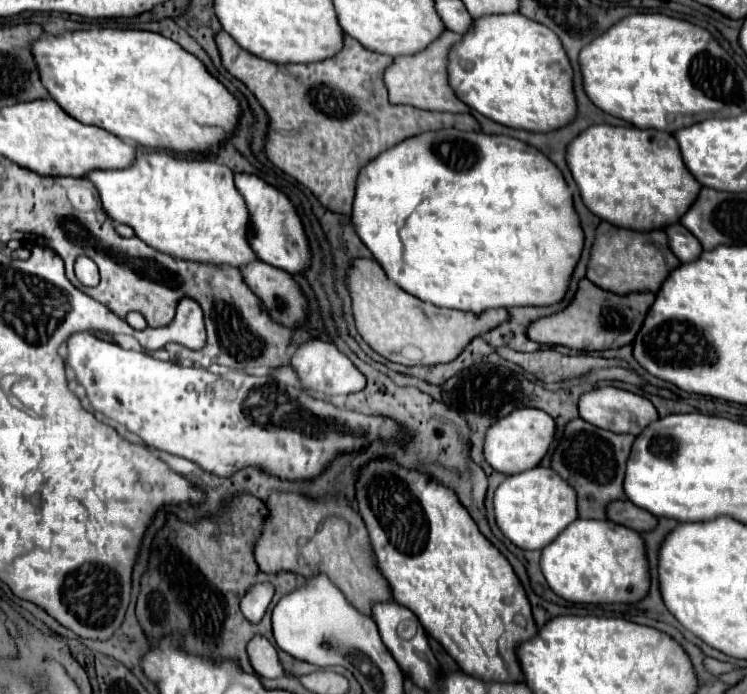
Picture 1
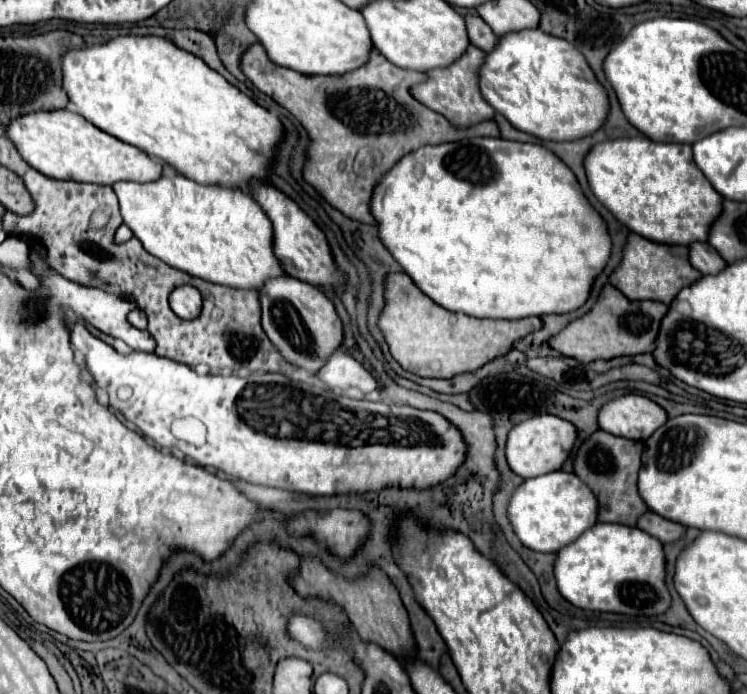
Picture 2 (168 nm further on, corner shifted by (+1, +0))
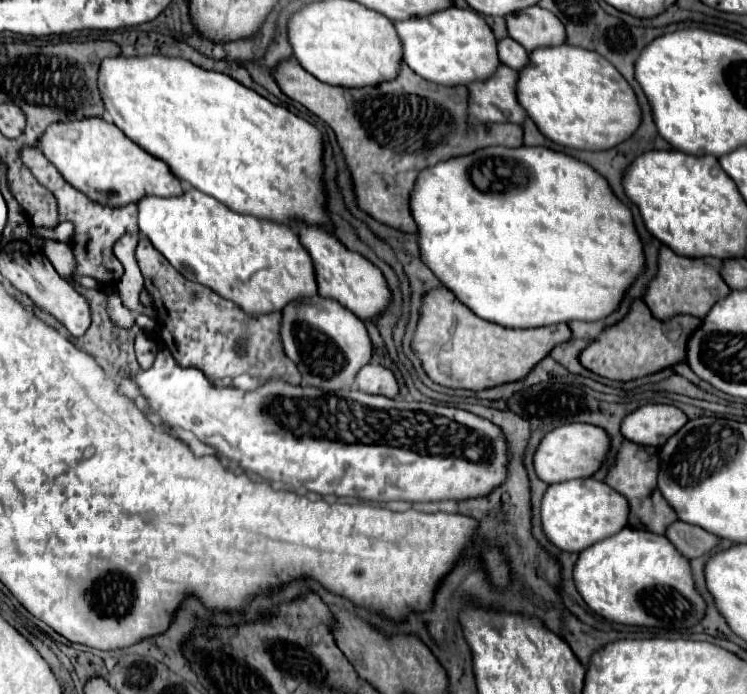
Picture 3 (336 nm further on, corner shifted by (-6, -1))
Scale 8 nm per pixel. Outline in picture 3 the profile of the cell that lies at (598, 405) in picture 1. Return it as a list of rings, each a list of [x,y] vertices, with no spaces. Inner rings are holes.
[[[645,404],[623,418],[621,434],[635,444],[659,448],[685,422],[687,422],[687,416],[675,406]]]

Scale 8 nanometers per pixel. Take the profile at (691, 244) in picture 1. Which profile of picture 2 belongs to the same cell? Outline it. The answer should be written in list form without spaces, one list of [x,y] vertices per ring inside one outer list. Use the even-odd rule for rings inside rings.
[[[708,243],[690,245],[690,261],[692,261],[692,267],[696,267],[704,275],[716,275],[728,267],[728,263]]]

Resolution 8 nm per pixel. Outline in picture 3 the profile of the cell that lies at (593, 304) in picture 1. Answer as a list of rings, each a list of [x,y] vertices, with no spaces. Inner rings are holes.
[[[633,300],[629,312],[621,322],[607,326],[585,350],[581,350],[579,362],[587,370],[603,378],[611,378],[611,380],[641,378],[645,374],[663,370],[671,364],[685,360],[685,342],[691,330],[699,326],[699,322],[701,322],[699,318],[687,314],[675,314],[673,318],[661,322],[649,312],[643,300]]]

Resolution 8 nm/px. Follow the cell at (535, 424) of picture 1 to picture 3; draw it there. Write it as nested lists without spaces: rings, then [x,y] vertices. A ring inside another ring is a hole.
[[[563,424],[557,426],[555,430],[549,430],[535,454],[533,454],[533,466],[535,466],[535,474],[547,482],[563,482],[563,480],[573,480],[573,478],[589,478],[603,462],[605,454],[609,450],[609,438],[605,434],[605,430],[601,430],[599,426],[593,424]]]

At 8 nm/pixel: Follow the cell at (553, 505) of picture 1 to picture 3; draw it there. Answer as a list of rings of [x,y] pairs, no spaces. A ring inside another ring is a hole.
[[[593,478],[551,484],[541,498],[541,526],[551,544],[565,552],[581,552],[587,546],[627,526],[627,500]]]

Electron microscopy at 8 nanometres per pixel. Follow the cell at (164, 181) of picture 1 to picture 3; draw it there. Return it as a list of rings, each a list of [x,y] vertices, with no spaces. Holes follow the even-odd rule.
[[[185,188],[181,196],[171,198],[145,196],[137,202],[137,208],[139,208],[137,216],[139,232],[151,240],[151,244],[169,260],[169,264],[179,274],[183,274],[193,282],[209,286],[227,300],[233,300],[249,316],[281,312],[287,302],[317,294],[311,258],[299,244],[295,230],[287,224],[275,224],[271,220],[255,218],[251,214],[239,214],[197,188]]]

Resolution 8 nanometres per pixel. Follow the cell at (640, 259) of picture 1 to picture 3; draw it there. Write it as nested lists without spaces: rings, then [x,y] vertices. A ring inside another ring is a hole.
[[[661,246],[657,256],[657,274],[649,282],[643,300],[659,320],[667,320],[673,314],[691,314],[703,318],[717,300],[731,292],[731,288],[719,276],[719,268],[719,258],[687,258],[675,254],[667,246]]]

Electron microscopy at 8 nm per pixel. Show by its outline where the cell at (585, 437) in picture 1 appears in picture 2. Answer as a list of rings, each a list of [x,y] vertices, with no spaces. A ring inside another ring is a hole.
[[[596,431],[588,441],[584,441],[574,459],[574,473],[588,483],[588,487],[598,497],[598,521],[622,523],[636,527],[640,515],[648,513],[650,507],[638,495],[638,471],[642,467],[642,445],[632,439],[616,437],[606,431]]]

